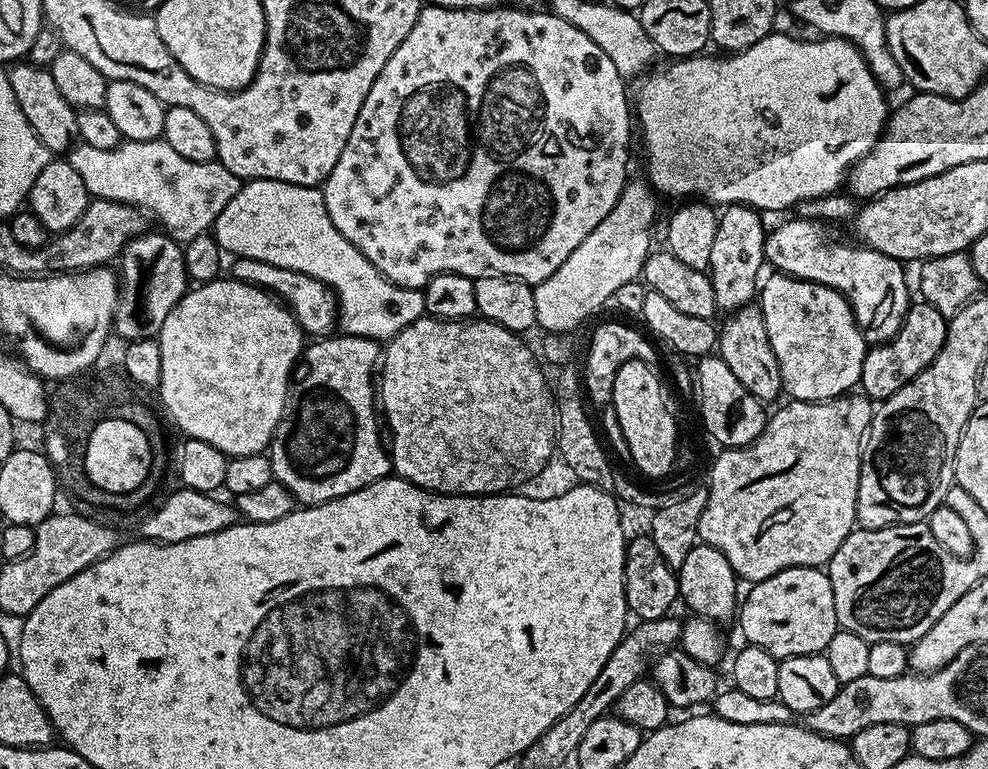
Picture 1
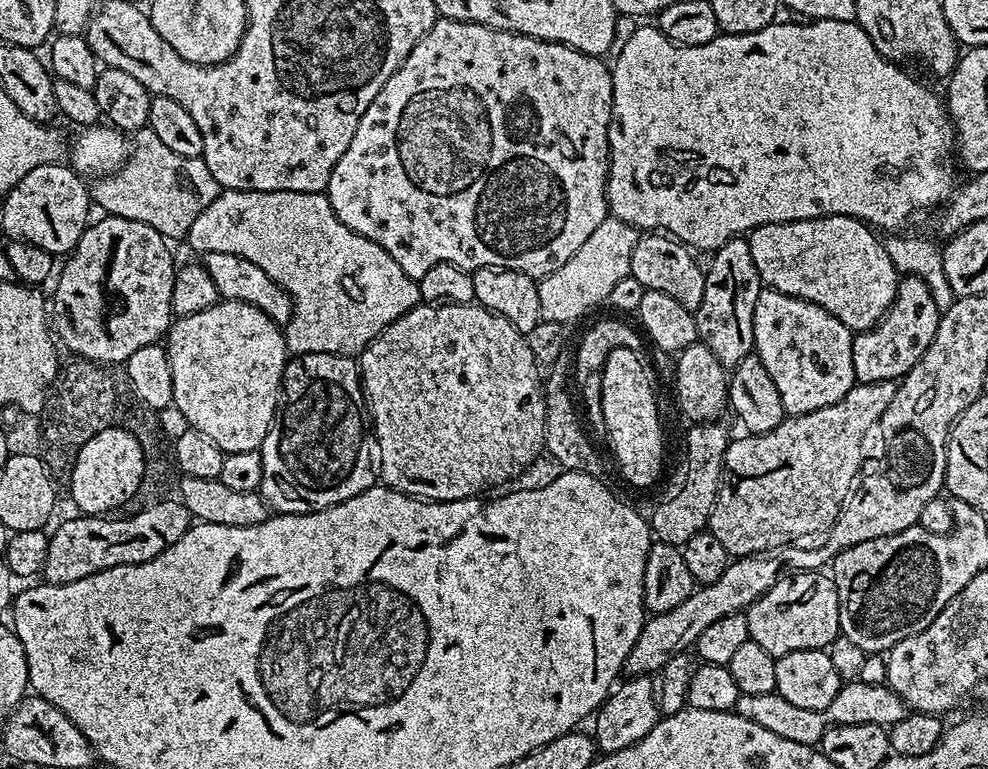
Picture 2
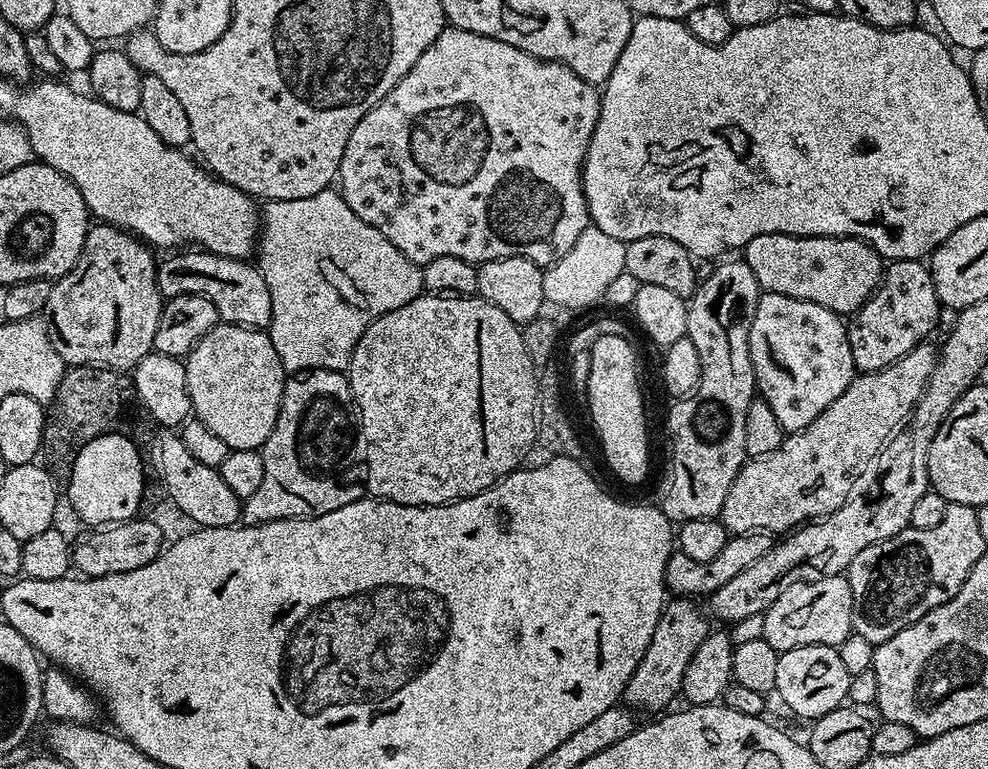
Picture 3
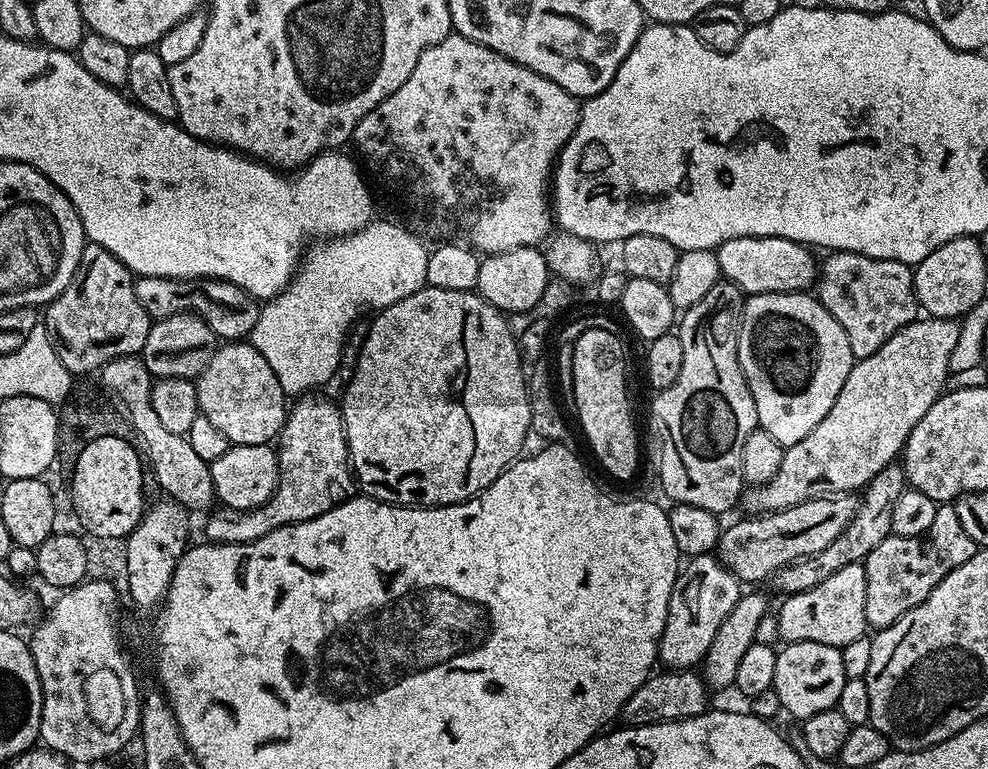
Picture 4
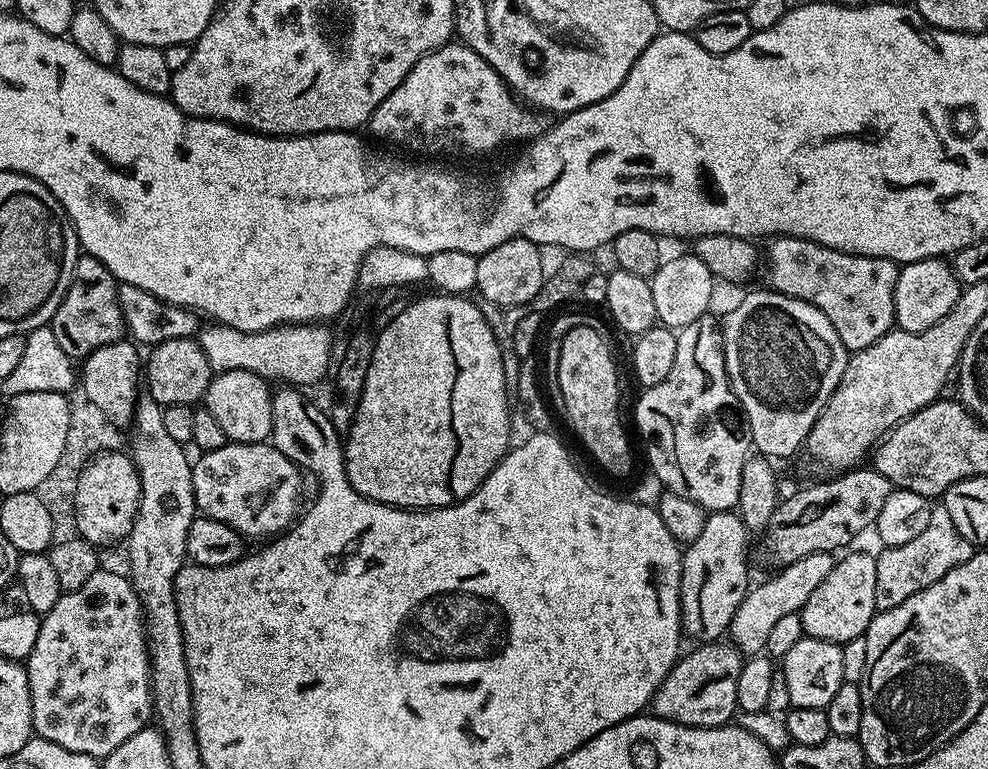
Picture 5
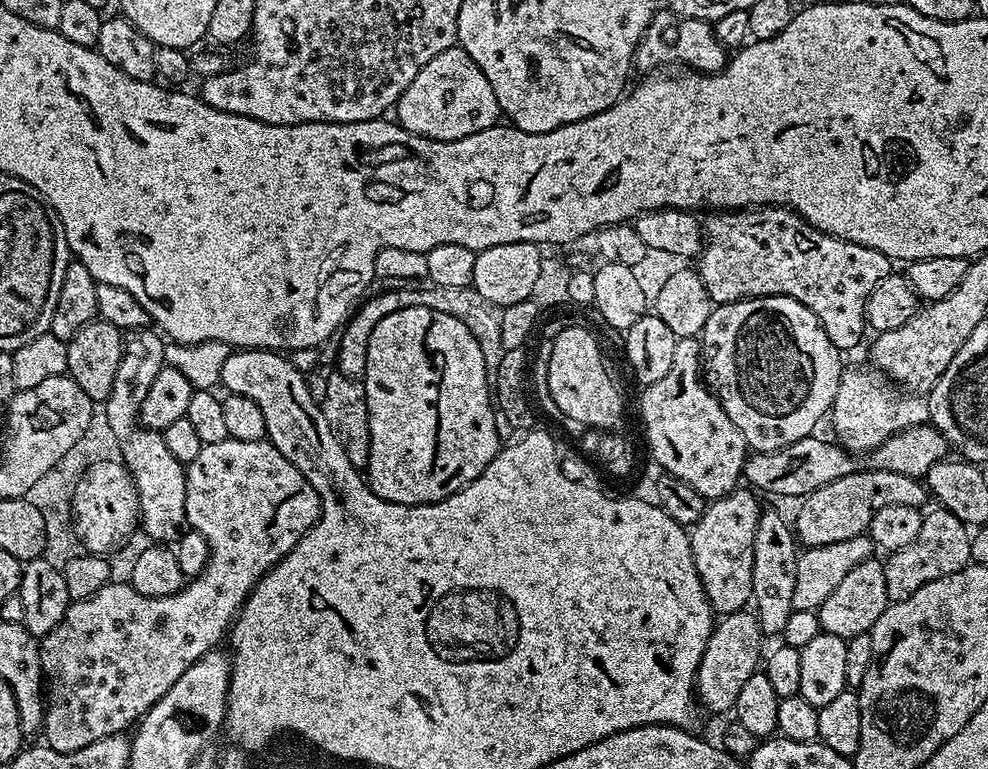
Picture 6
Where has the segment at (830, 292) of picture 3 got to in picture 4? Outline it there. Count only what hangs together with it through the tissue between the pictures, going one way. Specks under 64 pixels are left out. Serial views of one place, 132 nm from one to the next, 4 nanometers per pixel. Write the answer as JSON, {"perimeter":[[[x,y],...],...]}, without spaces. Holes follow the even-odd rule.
{"perimeter":[[[751,236],[750,238],[730,238],[726,242],[722,242],[719,248],[715,249],[716,256],[718,258],[718,266],[720,267],[721,277],[727,283],[738,286],[748,296],[757,296],[758,294],[770,294],[771,292],[803,292],[811,289],[815,285],[818,279],[818,260],[815,260],[813,249],[811,247],[799,244],[793,240],[787,240],[786,238],[778,238],[777,236]]]}

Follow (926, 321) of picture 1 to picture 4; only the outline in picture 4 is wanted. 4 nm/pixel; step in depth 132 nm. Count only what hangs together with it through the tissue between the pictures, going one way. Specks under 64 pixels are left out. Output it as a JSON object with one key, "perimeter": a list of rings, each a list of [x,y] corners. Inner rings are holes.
{"perimeter":[[[832,252],[818,268],[814,295],[821,306],[846,330],[850,350],[856,360],[870,358],[874,350],[882,350],[898,330],[918,316],[913,269],[897,260],[870,258],[853,252]]]}

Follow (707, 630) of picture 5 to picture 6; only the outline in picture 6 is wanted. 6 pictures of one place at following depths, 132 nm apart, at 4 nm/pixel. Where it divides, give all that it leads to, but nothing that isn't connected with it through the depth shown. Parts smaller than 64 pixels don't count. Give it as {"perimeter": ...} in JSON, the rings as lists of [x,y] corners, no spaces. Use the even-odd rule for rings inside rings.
{"perimeter":[[[744,486],[737,487],[736,491],[711,501],[699,522],[690,528],[694,566],[717,617],[747,609],[752,599],[754,530],[762,511],[762,504],[756,499],[758,496],[755,491]]]}

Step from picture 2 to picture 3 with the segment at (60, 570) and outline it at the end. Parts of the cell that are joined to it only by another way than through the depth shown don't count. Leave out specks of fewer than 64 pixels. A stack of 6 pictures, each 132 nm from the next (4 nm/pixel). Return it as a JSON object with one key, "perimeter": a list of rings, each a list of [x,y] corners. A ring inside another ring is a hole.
{"perimeter":[[[133,518],[123,524],[104,526],[99,530],[88,530],[79,535],[71,545],[72,568],[81,577],[118,574],[126,570],[138,570],[160,555],[165,547],[164,532],[152,520]]]}

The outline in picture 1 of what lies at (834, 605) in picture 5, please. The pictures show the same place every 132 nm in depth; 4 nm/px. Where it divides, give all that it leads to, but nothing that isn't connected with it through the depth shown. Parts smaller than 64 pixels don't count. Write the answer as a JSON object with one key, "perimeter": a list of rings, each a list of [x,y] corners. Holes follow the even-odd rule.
{"perimeter":[[[787,568],[765,580],[751,585],[748,597],[743,597],[738,608],[740,632],[747,643],[766,650],[771,656],[785,660],[791,656],[814,656],[827,649],[830,638],[838,631],[834,610],[834,590],[827,571],[820,568]]]}

